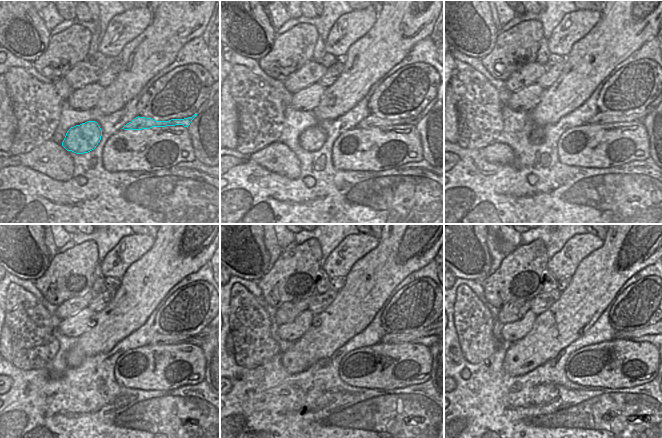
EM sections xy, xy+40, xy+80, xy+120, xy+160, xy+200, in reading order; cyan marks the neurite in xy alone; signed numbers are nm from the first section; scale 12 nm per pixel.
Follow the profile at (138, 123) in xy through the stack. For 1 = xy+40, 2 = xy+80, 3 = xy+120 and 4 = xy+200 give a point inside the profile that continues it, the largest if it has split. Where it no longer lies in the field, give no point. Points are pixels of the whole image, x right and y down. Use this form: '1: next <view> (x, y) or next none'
1: next xy+40 (371, 121)
2: next xy+80 (601, 118)
3: next xy+120 (159, 339)
4: next xy+200 (646, 330)

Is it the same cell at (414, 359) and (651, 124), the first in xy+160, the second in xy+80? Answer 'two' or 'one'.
two

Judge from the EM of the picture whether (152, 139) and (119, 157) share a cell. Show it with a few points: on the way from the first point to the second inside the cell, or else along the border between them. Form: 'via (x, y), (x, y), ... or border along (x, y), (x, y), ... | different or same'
via (144, 144), (132, 153), (127, 153) | same

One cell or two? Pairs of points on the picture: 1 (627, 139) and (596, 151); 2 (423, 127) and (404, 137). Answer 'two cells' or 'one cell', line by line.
1: one cell
2: two cells

